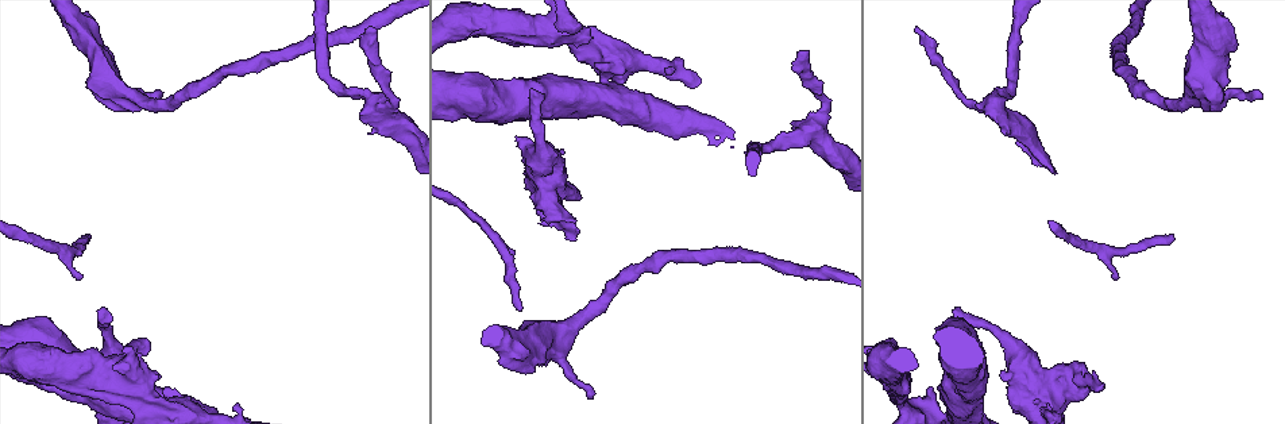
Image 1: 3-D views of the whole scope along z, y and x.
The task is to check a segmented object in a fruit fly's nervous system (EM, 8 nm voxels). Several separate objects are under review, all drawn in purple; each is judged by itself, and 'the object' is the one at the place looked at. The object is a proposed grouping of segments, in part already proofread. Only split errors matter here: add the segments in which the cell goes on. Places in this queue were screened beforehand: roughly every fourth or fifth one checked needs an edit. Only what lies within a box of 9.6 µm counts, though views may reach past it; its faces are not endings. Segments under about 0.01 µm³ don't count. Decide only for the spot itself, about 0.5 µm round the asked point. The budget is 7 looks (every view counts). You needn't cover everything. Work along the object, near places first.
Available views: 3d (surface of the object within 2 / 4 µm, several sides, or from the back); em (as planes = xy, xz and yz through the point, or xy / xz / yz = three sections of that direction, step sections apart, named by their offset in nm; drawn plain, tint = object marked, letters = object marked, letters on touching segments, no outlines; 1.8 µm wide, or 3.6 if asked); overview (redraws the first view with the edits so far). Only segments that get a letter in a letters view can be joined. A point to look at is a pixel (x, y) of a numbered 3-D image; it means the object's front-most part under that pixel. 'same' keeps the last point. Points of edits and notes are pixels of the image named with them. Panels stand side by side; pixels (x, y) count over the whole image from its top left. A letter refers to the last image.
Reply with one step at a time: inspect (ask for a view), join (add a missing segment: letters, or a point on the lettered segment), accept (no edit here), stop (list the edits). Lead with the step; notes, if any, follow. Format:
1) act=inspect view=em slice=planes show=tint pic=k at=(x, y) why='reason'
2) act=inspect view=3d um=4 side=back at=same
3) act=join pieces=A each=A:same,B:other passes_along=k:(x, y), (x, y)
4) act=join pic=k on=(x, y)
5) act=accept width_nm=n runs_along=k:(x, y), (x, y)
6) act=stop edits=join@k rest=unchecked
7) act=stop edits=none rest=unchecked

act=inspect view=em slice=yz step=16 show=tint pic=1 at=(1101, 384) why='branch stops here'

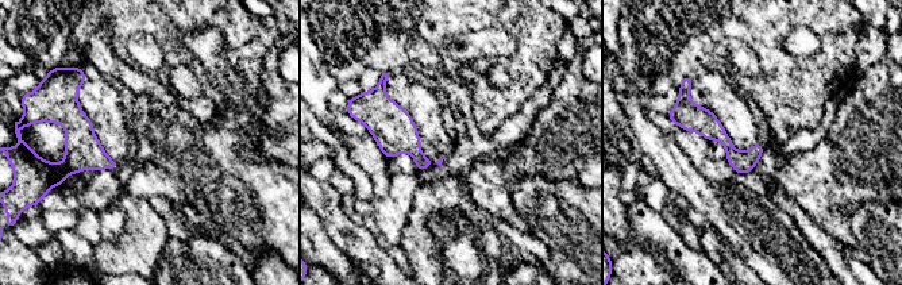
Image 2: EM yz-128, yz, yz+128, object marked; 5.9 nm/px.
act=inspect view=em slice=planes show=letters at=same why='another direction'

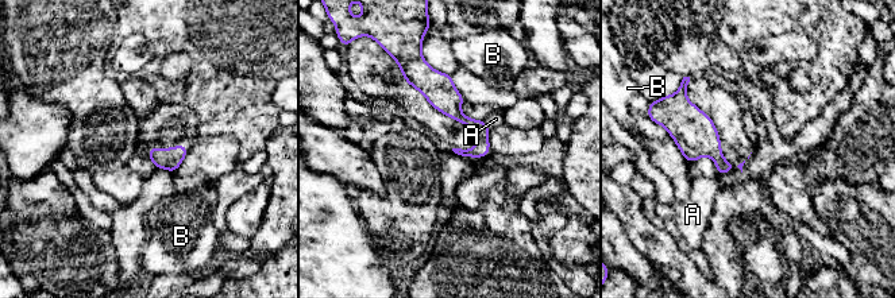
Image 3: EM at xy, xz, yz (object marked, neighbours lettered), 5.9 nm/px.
act=accept each=A:other,B:other found='none of them fits'

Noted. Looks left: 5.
act=inspect view=3d um=4 pic=1 at=(557, 24)

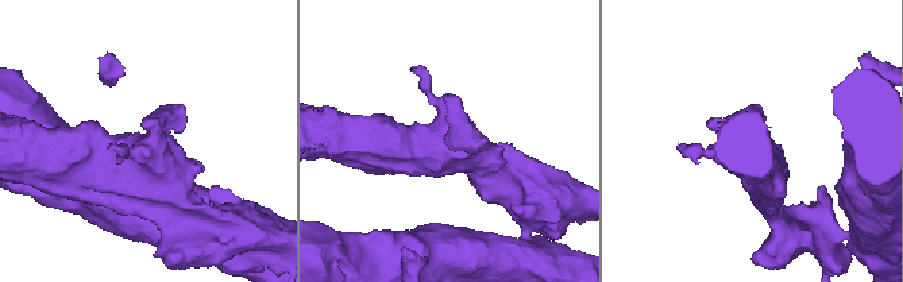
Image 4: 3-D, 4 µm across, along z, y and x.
act=inspect view=em um=3.6 slice=yz step=16 show=tint pic=4 at=(450, 140)

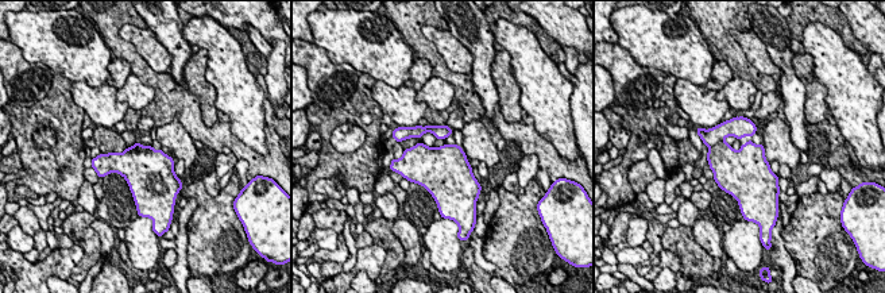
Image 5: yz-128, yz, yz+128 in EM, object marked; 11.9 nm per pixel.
act=inspect view=em um=3.6 slice=planes show=letters at=same

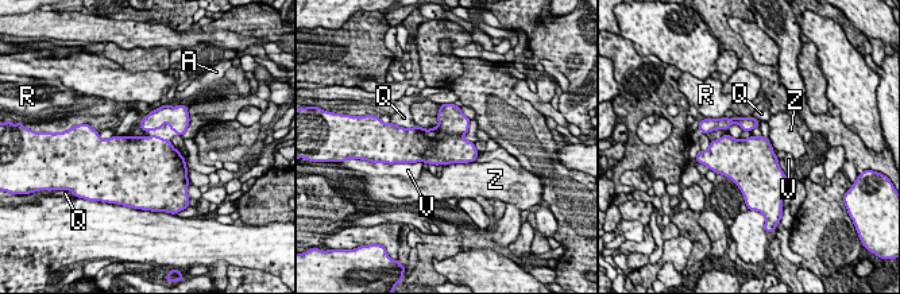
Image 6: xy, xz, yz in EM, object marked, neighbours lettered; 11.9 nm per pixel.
act=accept longest_contact=Z:380nm each=A:other,Q:other,R:other,V:other,Z:other border=6:(115, 135), (128, 136) found='none of them fits'

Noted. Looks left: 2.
act=inspect view=em slice=xz step=16 show=letters pic=1 at=(99, 313) why='an open end'

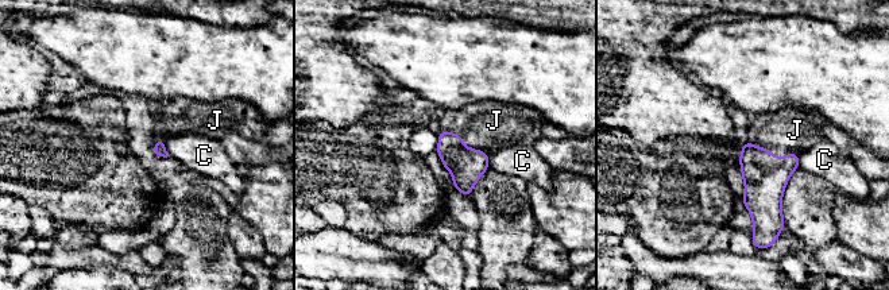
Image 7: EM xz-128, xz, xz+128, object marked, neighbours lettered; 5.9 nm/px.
act=inspect view=em slice=planes show=letters at=same why='cut it another way'

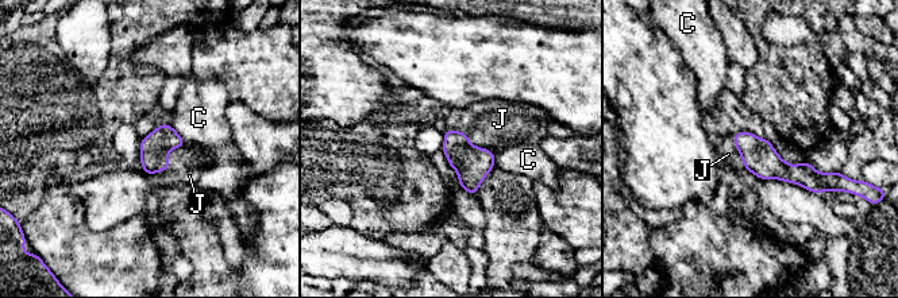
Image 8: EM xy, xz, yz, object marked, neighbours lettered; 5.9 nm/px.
act=join pieces=J each=C:other,J:same passes_along=8:(758, 155), (742, 158), (728, 154) found='it goes on there'

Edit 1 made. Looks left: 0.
act=stop edits=join@8 rest=unchecked

